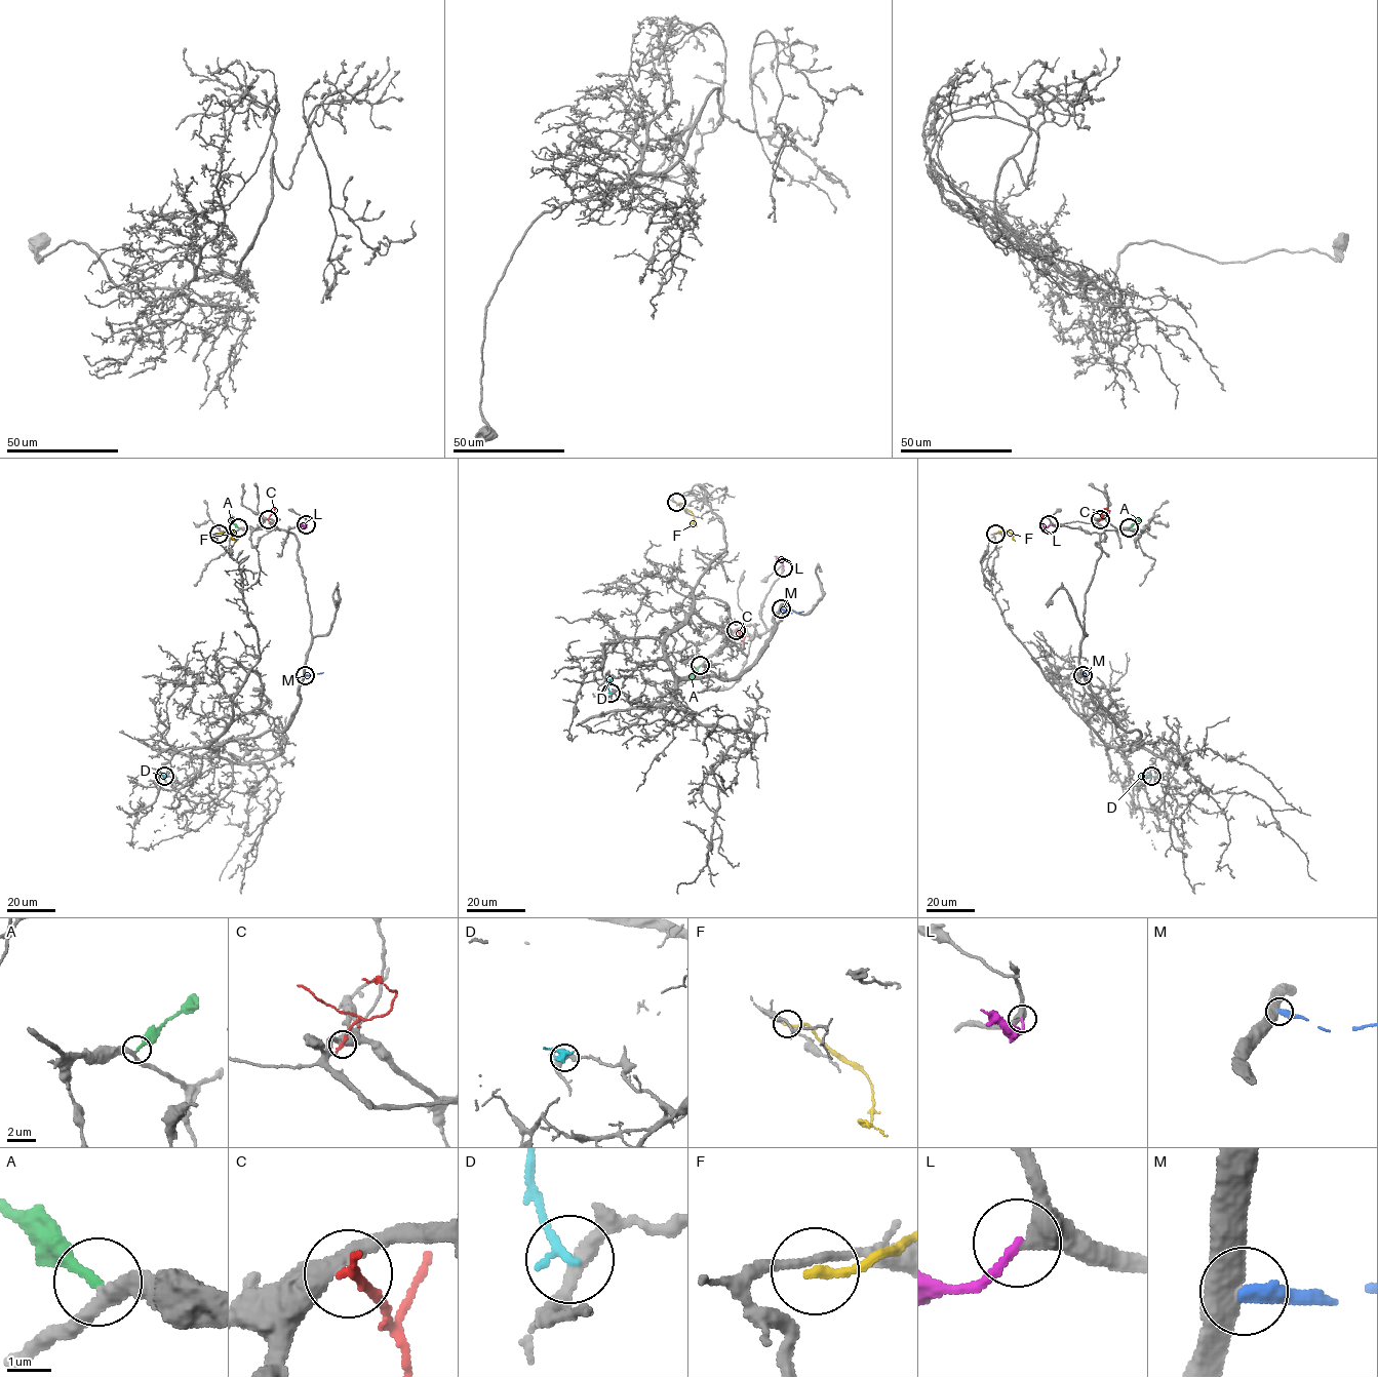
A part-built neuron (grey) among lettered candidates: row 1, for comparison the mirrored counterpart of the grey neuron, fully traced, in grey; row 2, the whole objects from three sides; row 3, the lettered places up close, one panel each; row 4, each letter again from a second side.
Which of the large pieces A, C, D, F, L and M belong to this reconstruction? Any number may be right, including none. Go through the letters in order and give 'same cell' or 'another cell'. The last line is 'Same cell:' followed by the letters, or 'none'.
A: same cell
C: another cell
D: another cell
F: another cell
L: same cell
M: another cell
Same cell: A, L

